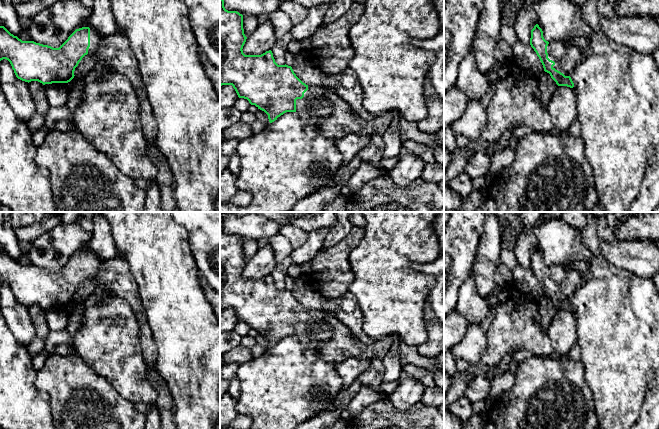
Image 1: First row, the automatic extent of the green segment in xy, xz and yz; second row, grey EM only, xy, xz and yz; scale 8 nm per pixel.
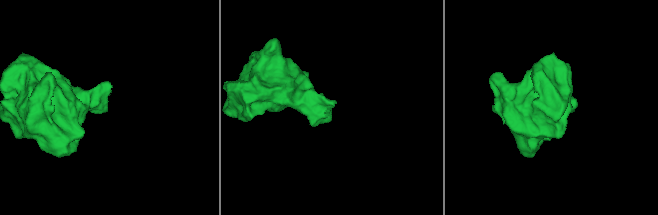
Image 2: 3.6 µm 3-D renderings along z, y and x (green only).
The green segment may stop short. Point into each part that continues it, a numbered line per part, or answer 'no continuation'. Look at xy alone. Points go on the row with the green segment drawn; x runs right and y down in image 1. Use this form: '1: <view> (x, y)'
1: xy (95, 40)

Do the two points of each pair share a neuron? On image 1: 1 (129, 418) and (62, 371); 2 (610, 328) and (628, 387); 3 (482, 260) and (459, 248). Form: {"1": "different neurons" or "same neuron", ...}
{"1": "same neuron", "2": "same neuron", "3": "different neurons"}

